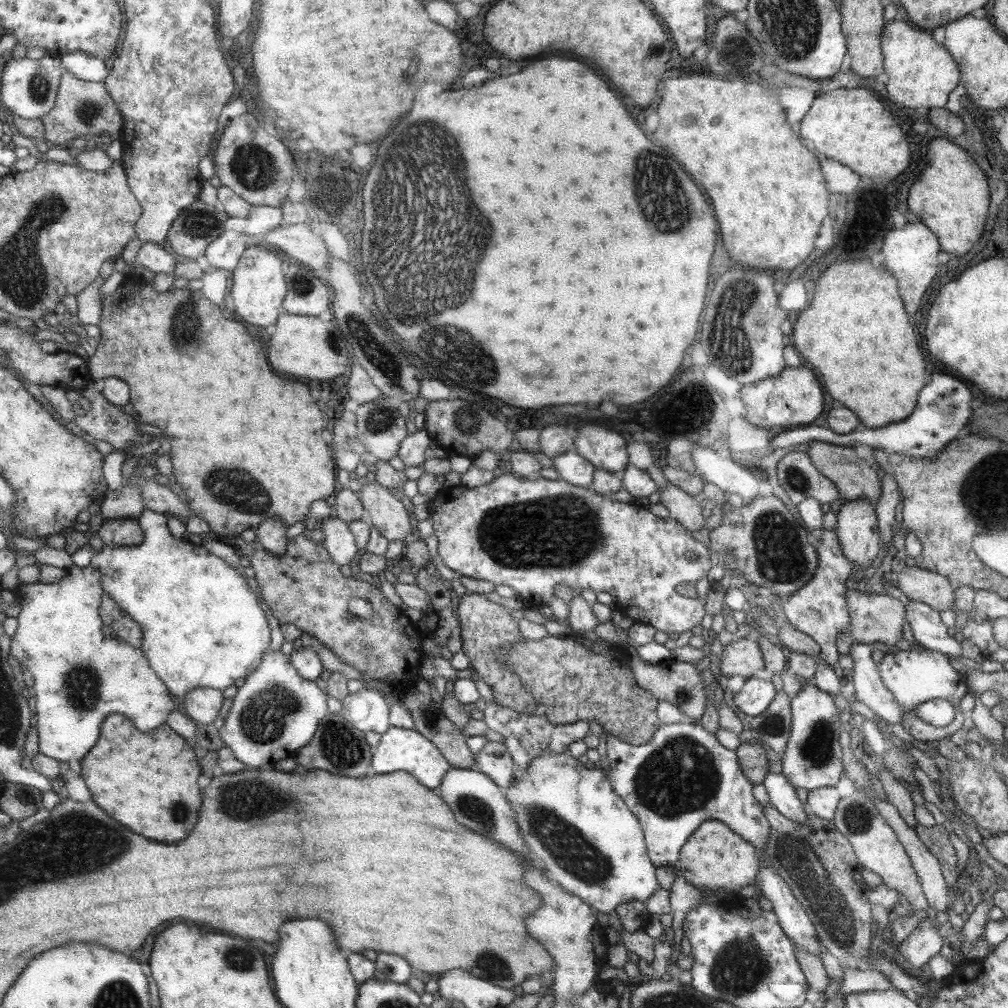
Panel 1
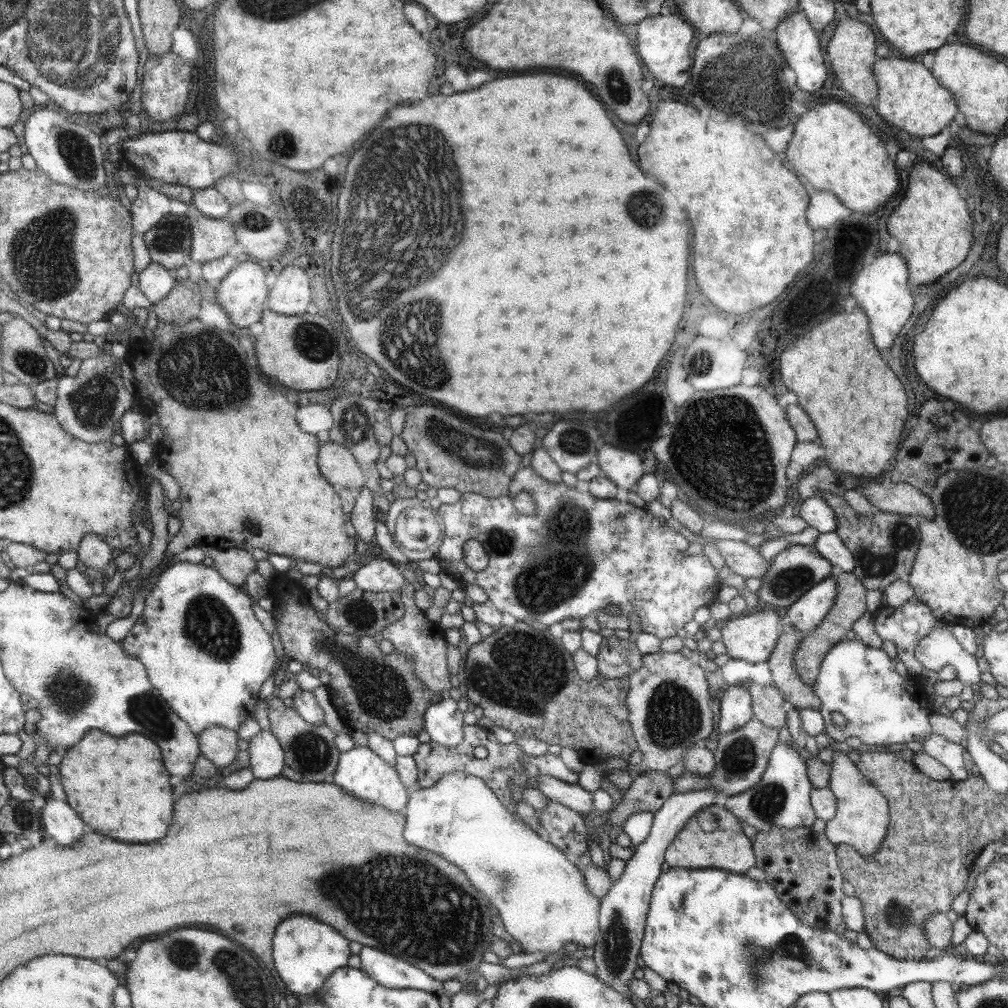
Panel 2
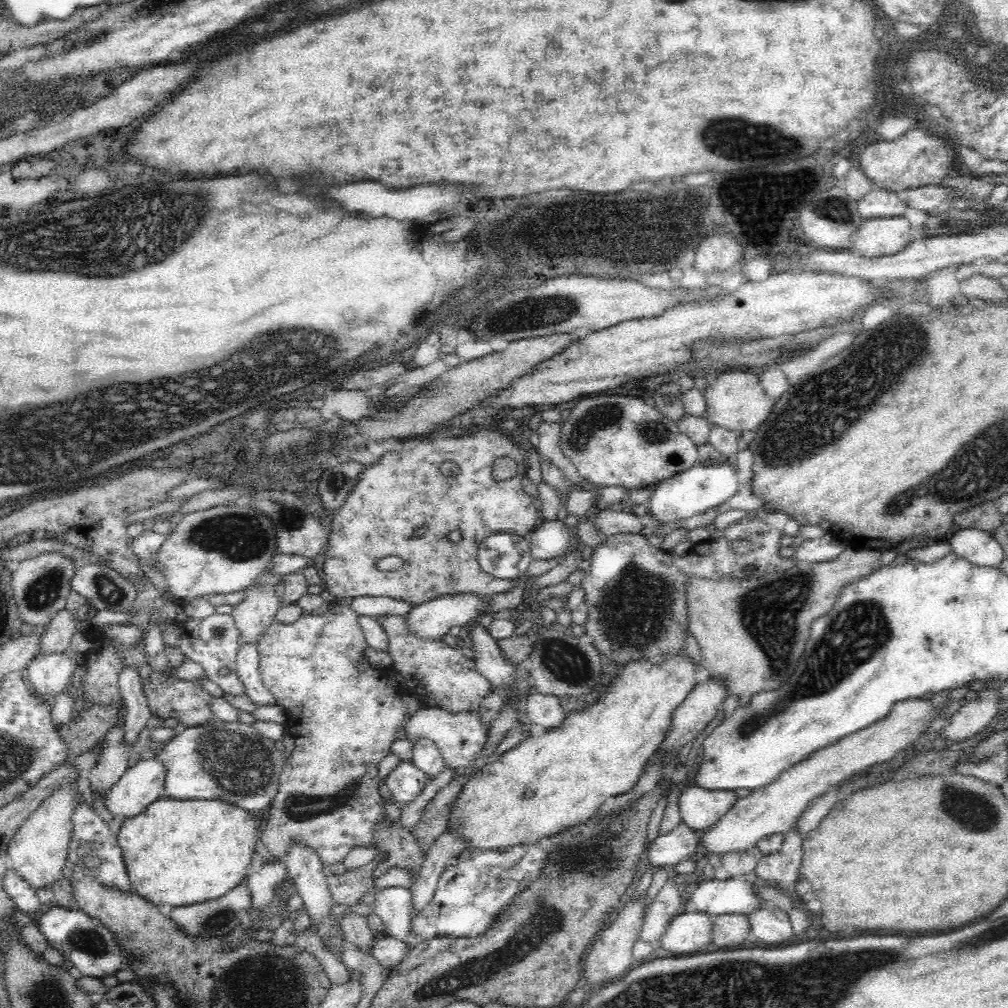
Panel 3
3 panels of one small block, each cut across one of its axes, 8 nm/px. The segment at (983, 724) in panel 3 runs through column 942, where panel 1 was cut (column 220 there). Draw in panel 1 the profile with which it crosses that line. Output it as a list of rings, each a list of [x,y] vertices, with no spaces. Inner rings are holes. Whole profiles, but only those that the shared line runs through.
[[[270,650],[262,658],[262,666],[254,669],[253,673],[246,677],[244,684],[232,697],[232,706],[228,716],[224,718],[224,726],[219,731],[223,746],[228,747],[247,768],[260,769],[266,765],[273,768],[278,758],[294,756],[298,749],[304,748],[313,740],[326,714],[326,694],[314,684],[314,681],[302,678],[302,675],[298,674],[297,668],[289,662],[289,656],[284,656],[280,650]]]

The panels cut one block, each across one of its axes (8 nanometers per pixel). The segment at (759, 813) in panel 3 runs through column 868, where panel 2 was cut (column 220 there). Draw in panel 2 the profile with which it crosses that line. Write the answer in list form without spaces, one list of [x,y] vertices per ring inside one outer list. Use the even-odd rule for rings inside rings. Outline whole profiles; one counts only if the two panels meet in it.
[[[210,726],[196,734],[200,740],[201,754],[217,767],[226,767],[238,754],[238,734],[222,726]]]

